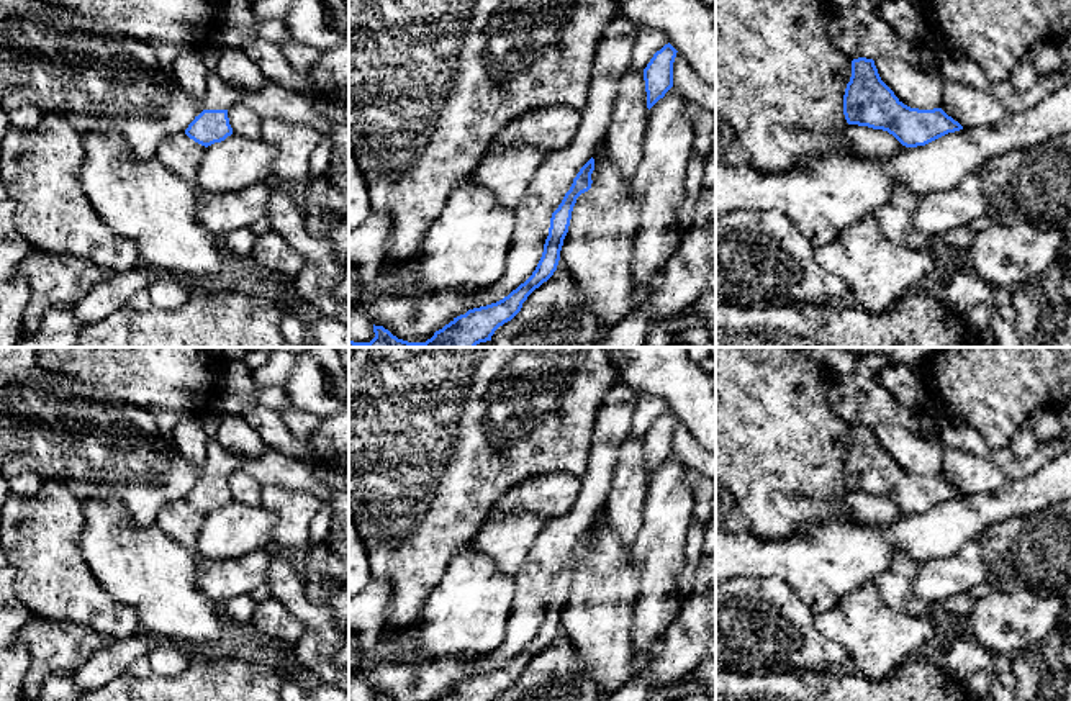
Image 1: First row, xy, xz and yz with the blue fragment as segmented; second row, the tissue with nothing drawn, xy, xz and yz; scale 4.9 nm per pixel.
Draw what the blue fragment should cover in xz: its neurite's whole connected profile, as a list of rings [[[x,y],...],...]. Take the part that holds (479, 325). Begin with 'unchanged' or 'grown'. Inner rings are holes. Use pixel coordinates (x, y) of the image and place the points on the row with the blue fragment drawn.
unchanged | [[[591,157],[580,169],[562,203],[552,213],[549,236],[536,270],[508,296],[496,303],[468,310],[465,314],[454,318],[442,329],[436,331],[426,342],[408,342],[398,339],[383,326],[373,324],[375,337],[370,342],[354,342],[349,339],[349,347],[475,347],[480,342],[491,341],[495,331],[511,321],[521,311],[527,296],[557,270],[573,206],[576,198],[591,188],[593,170],[594,159]]]

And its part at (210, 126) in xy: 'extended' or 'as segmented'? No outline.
as segmented

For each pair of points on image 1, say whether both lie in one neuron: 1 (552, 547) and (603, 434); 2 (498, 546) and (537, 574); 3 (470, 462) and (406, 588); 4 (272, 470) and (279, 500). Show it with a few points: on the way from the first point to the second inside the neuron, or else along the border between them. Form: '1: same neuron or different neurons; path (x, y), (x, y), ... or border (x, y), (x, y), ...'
1: same neuron; path (577, 520), (593, 495), (601, 462)
2: different neurons; border (541, 531), (526, 564), (515, 577)
3: same neuron; path (439, 493), (434, 510), (415, 539), (413, 557)
4: different neurons; border (262, 483), (303, 488), (313, 493)

